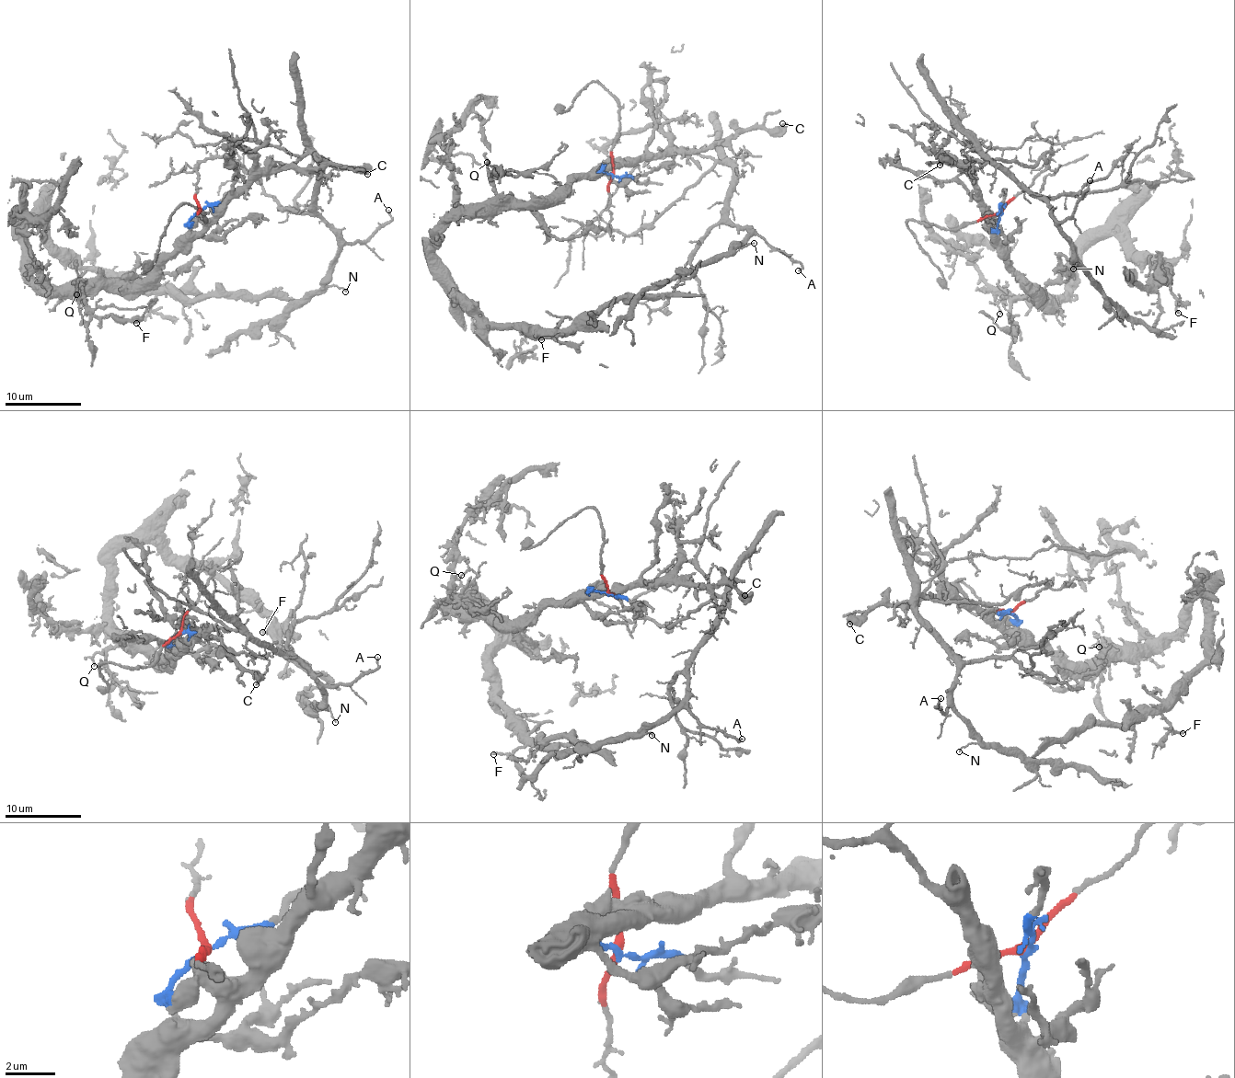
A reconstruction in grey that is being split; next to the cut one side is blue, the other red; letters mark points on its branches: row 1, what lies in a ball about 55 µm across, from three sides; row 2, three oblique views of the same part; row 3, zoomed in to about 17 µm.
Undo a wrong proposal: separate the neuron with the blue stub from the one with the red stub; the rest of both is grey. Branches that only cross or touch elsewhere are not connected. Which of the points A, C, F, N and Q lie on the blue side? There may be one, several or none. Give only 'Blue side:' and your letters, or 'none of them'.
Blue side: C, F, Q

